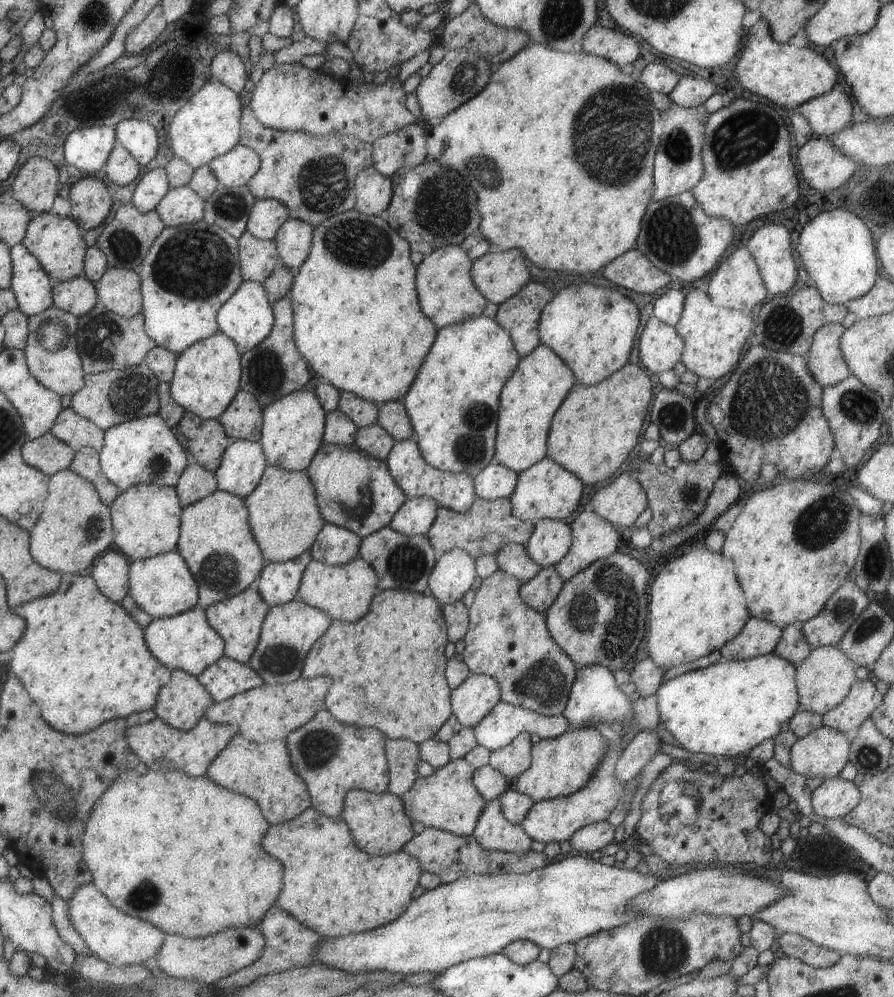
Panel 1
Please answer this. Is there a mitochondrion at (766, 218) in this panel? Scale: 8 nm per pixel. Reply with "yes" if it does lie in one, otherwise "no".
no

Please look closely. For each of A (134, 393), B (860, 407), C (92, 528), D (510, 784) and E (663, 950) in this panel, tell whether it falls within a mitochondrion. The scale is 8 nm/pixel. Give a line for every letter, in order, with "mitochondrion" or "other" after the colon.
A: mitochondrion
B: mitochondrion
C: mitochondrion
D: other
E: mitochondrion

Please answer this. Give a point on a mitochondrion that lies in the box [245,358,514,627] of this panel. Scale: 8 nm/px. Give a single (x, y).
(472, 445)

